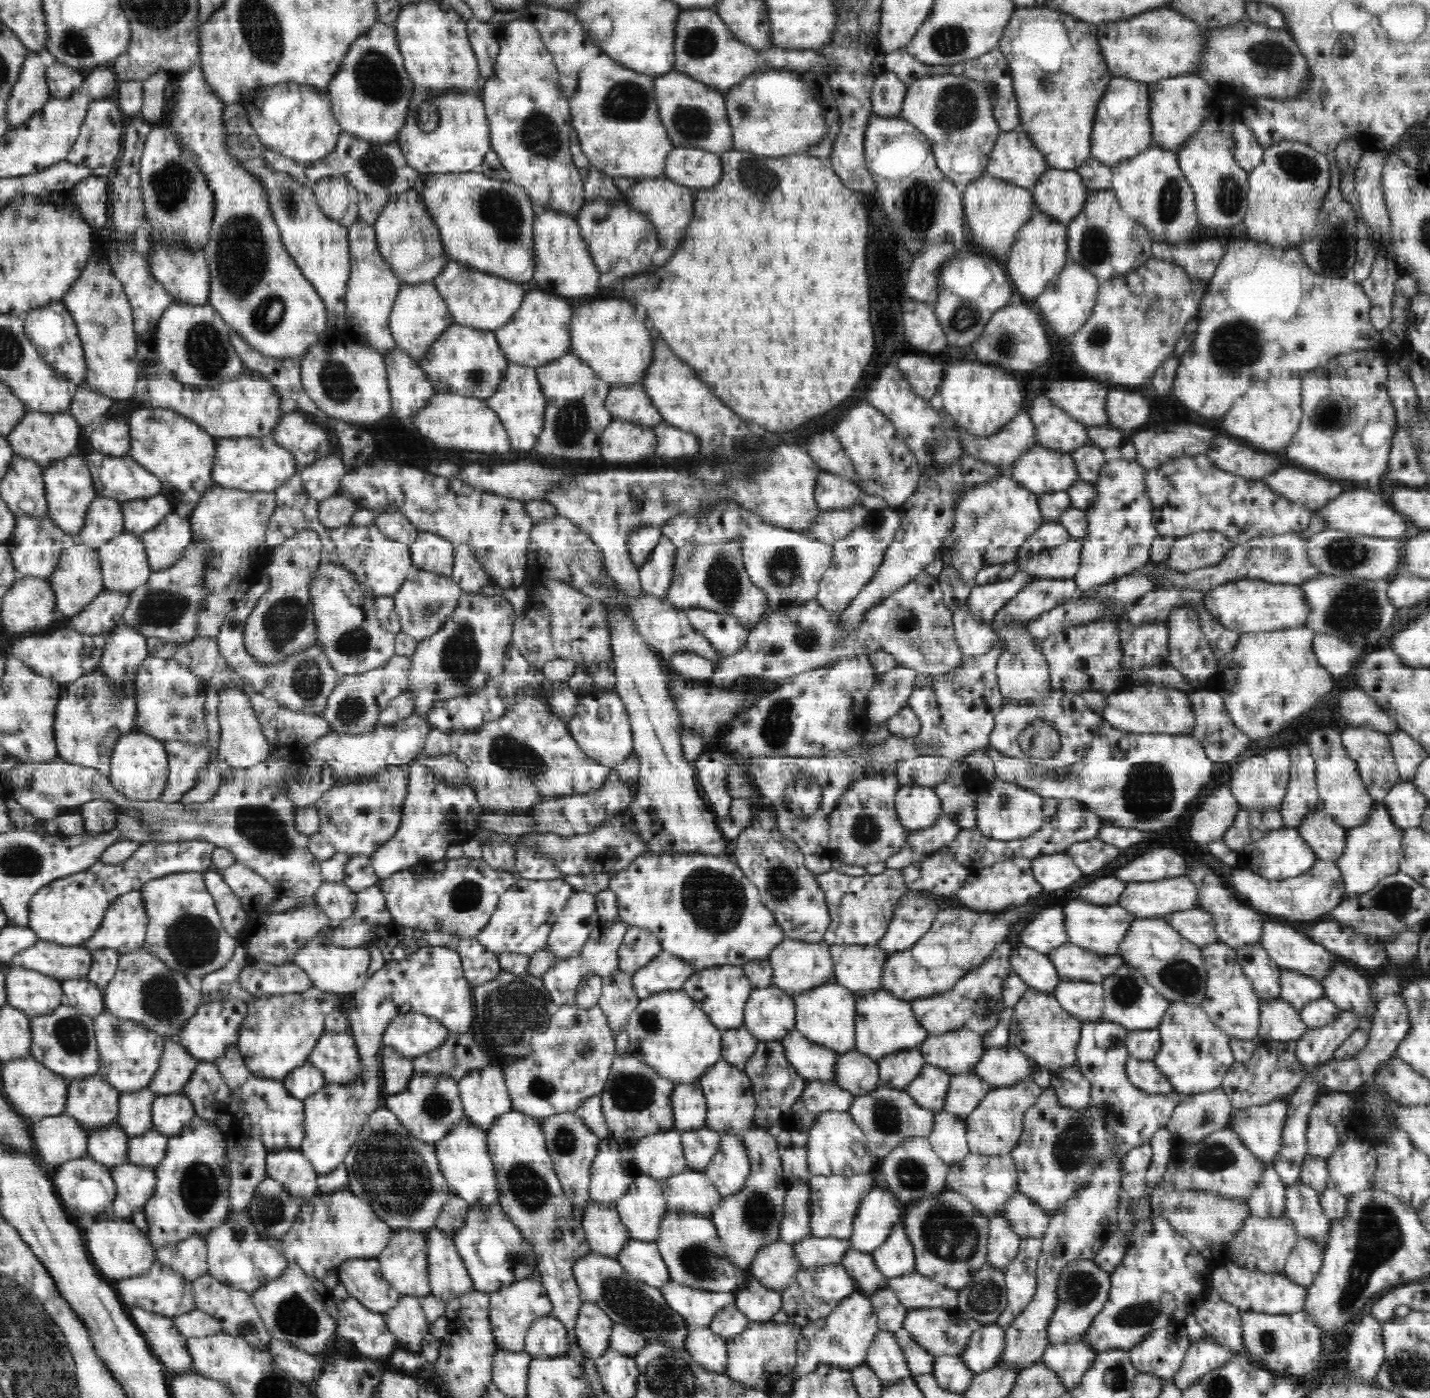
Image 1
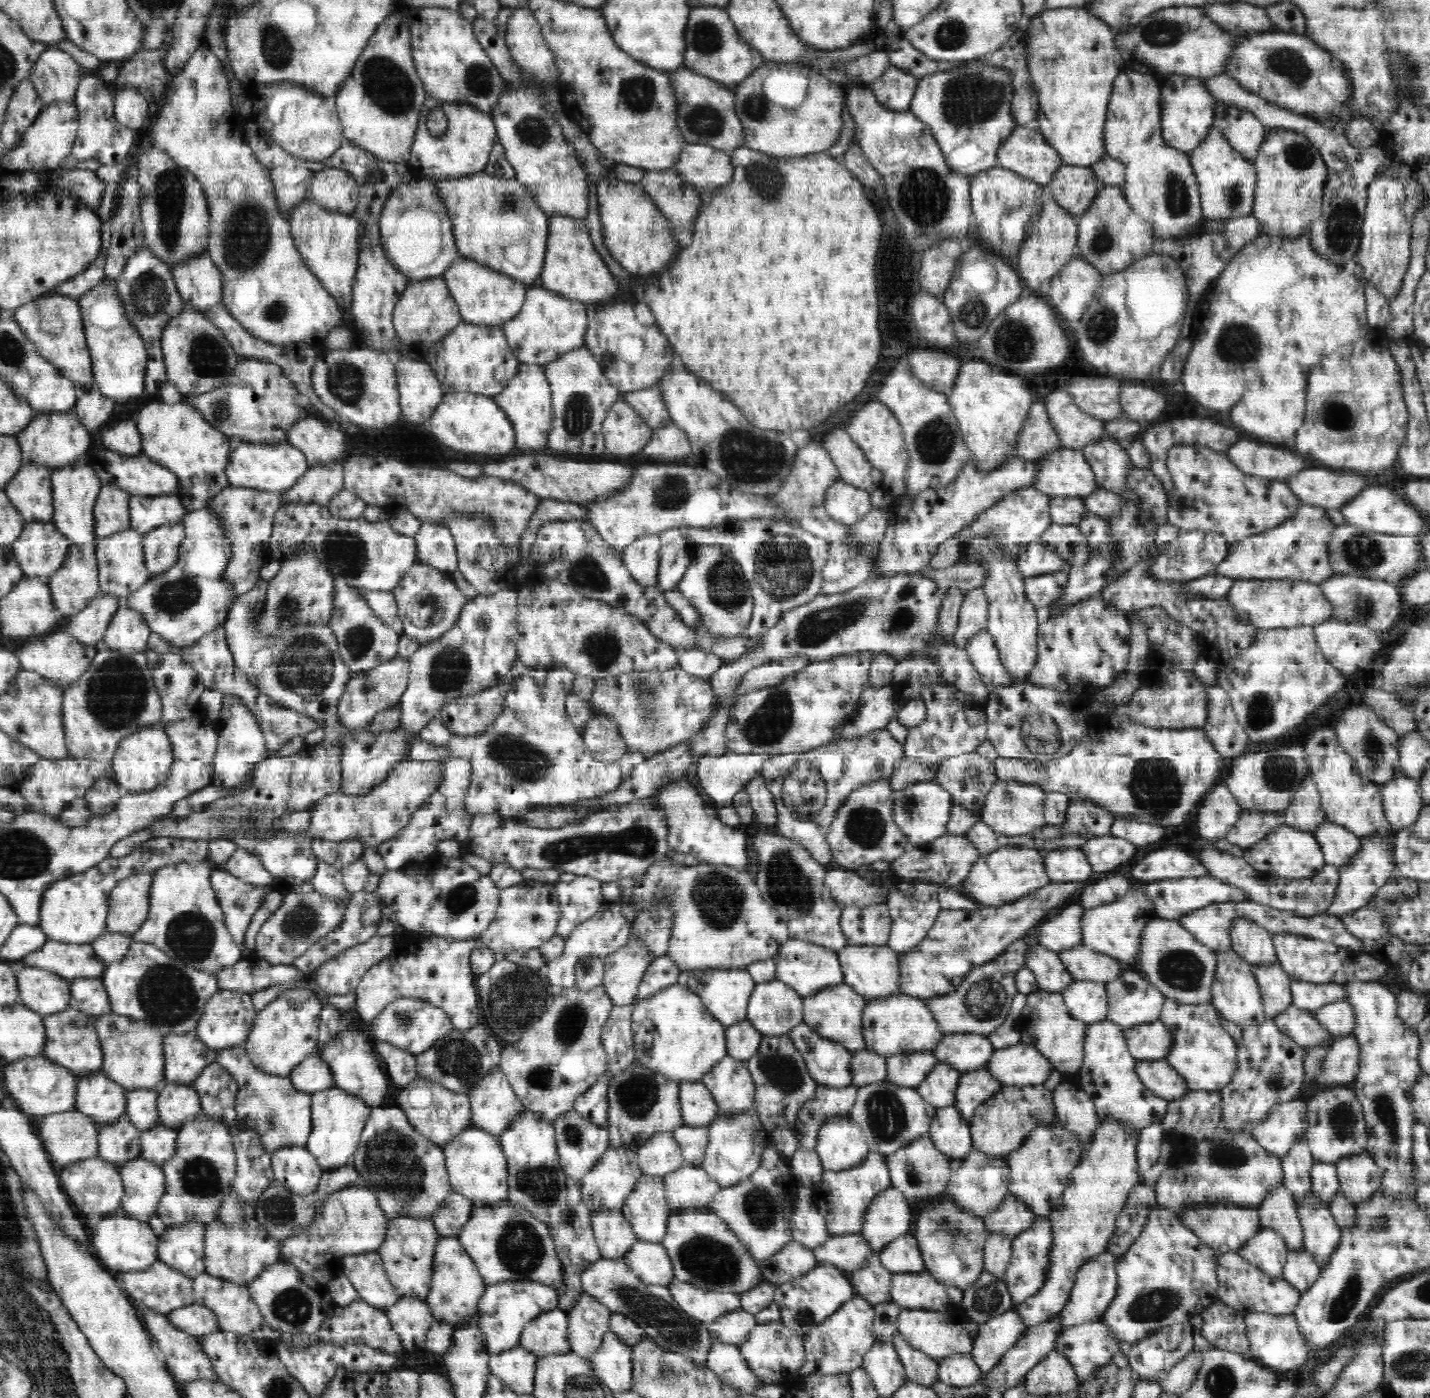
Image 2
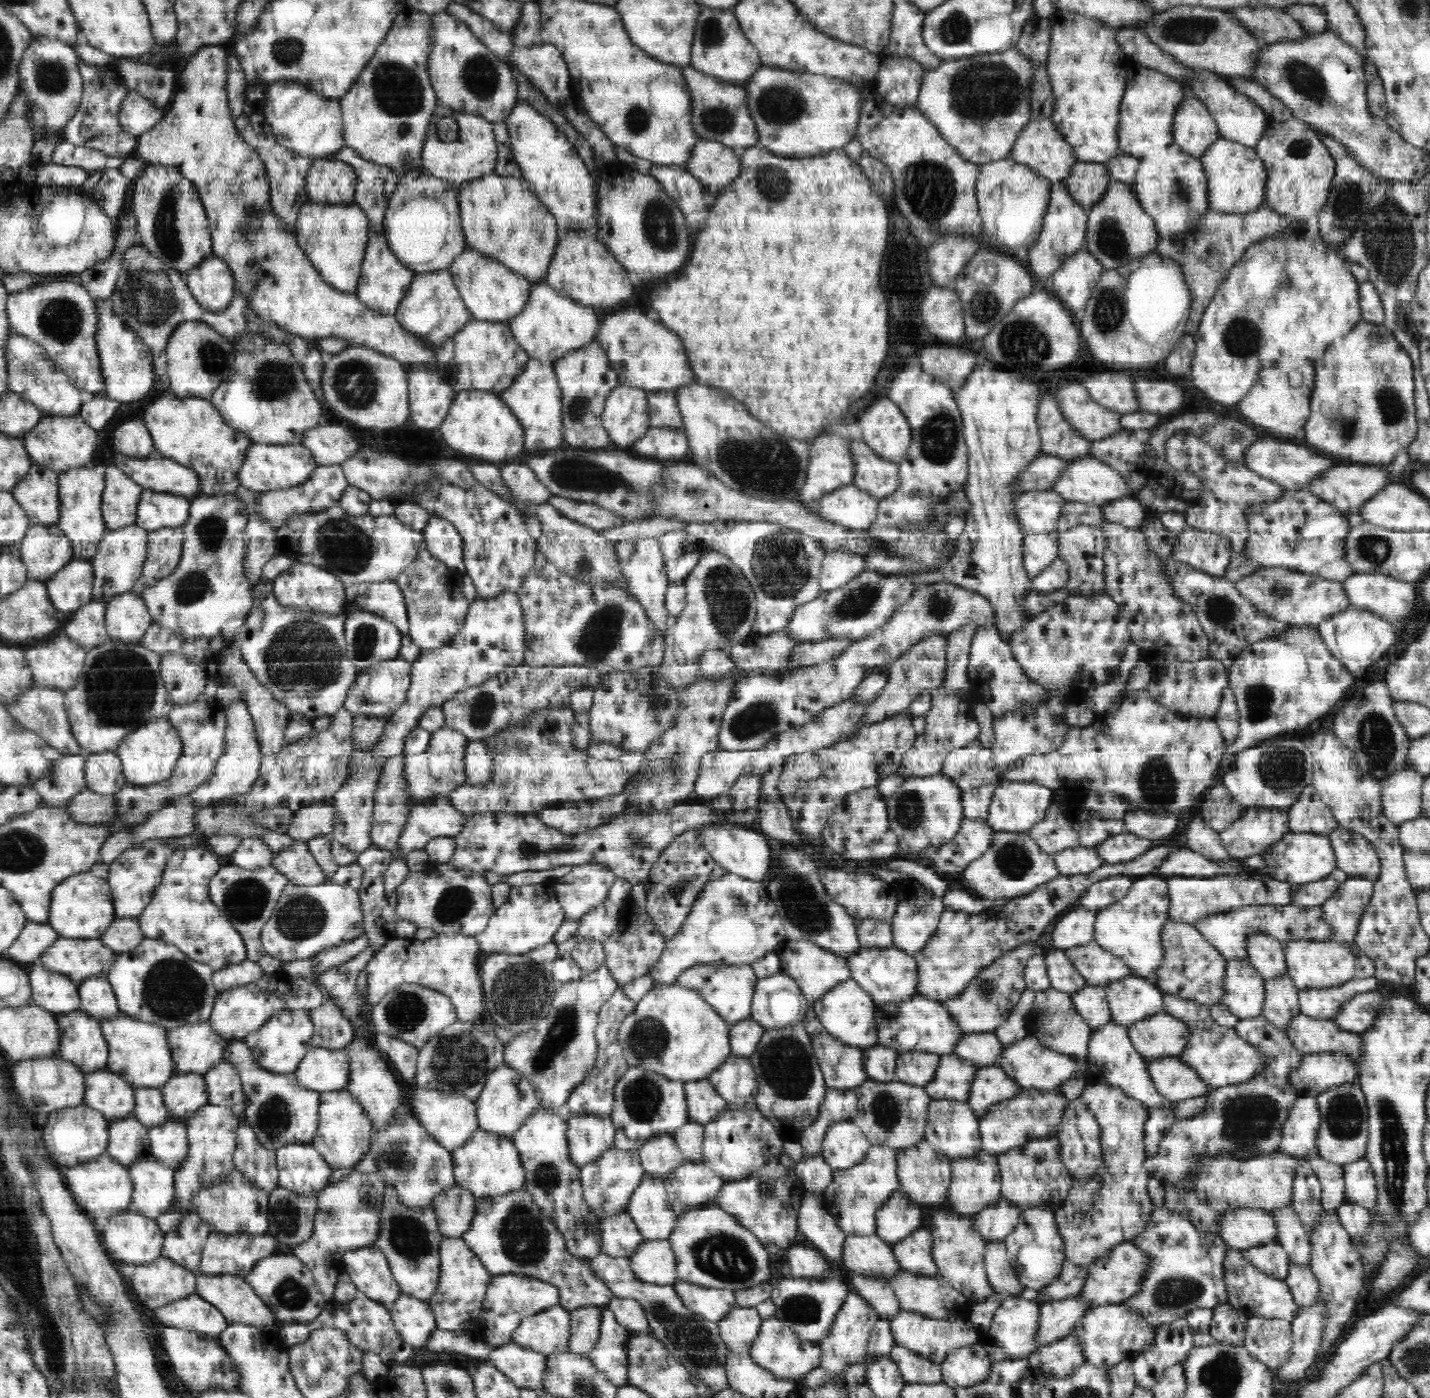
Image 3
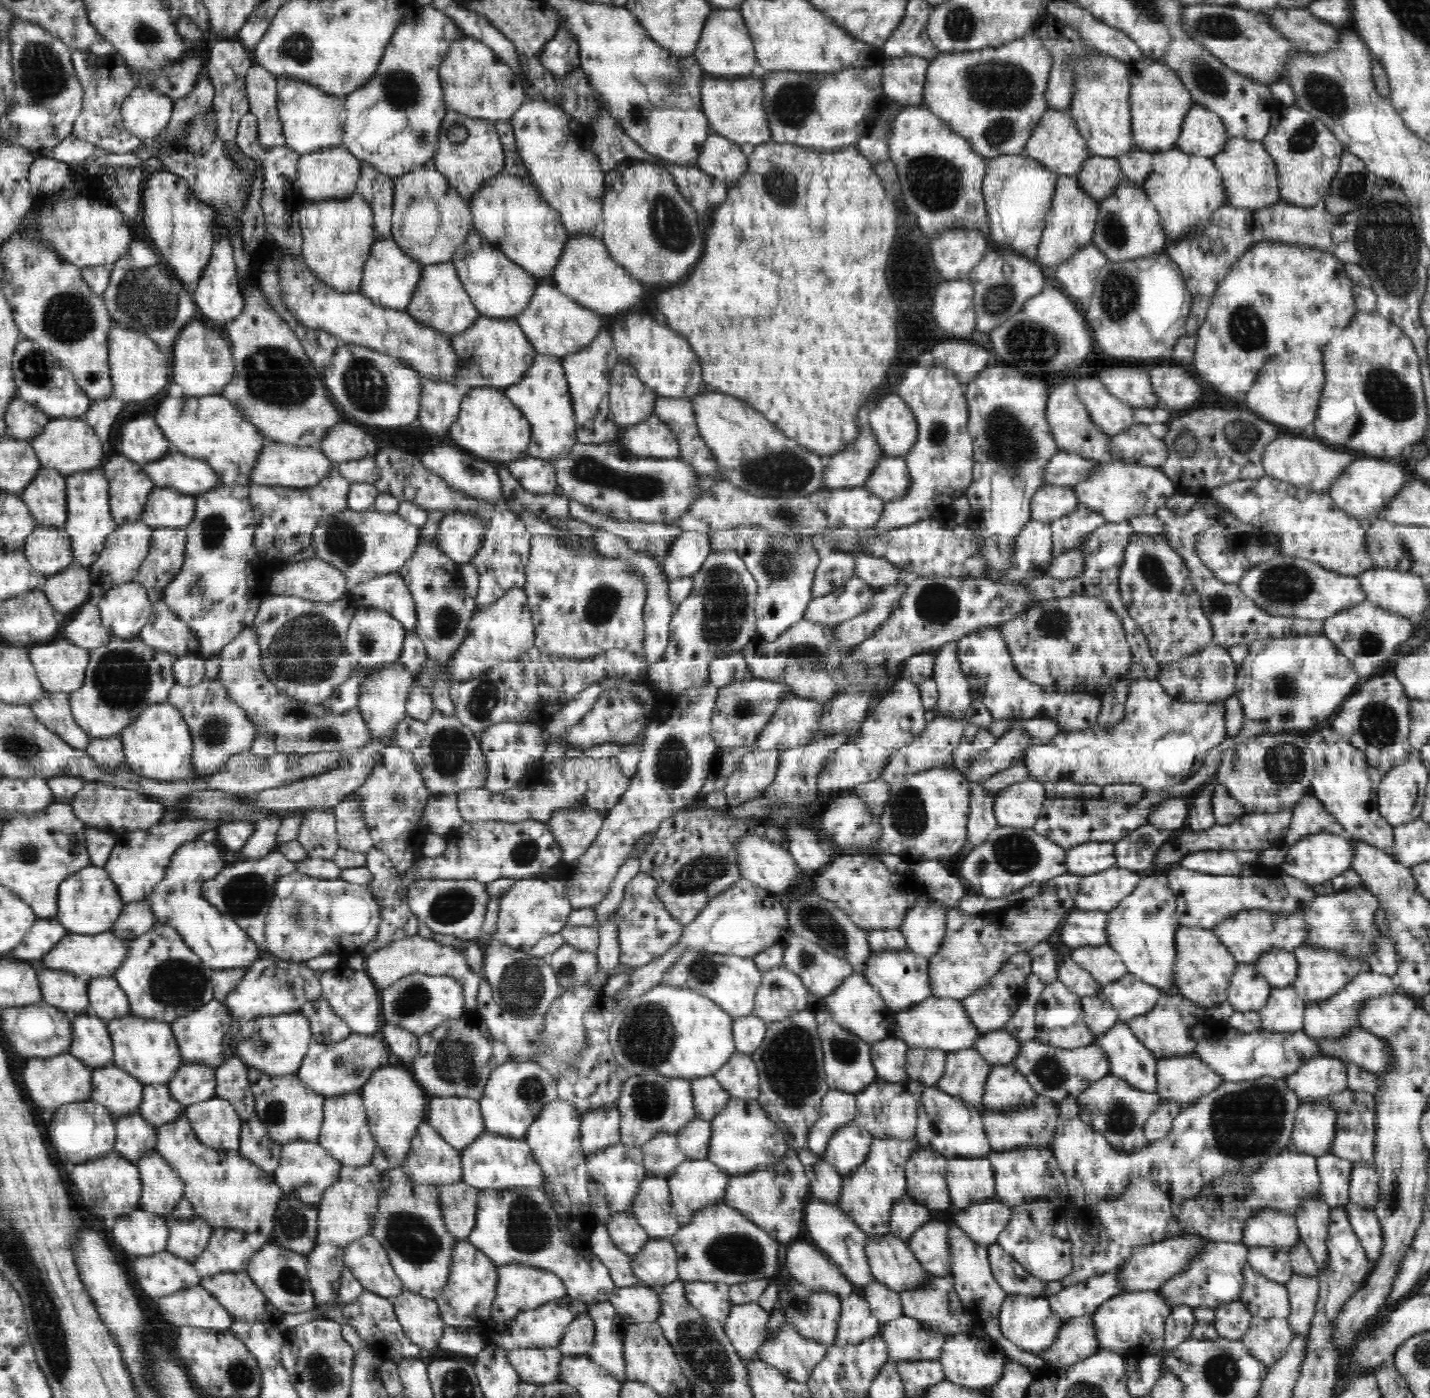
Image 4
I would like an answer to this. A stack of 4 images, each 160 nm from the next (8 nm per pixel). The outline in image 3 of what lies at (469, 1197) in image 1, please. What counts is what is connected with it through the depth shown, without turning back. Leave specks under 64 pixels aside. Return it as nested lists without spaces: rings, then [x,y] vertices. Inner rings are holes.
[[[479,1129],[466,1144],[452,1153],[455,1186],[469,1190],[477,1200],[488,1196],[504,1195],[518,1190],[524,1184],[520,1155],[507,1136],[496,1135]]]

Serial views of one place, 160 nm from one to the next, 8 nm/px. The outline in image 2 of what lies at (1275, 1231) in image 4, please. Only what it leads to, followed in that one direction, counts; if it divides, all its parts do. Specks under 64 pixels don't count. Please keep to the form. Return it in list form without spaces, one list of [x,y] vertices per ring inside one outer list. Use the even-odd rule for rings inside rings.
[[[1223,1204],[1187,1207],[1191,1207],[1191,1209],[1184,1209],[1177,1213],[1181,1223],[1189,1228],[1200,1239],[1202,1244],[1211,1248],[1217,1257],[1220,1254],[1226,1254],[1226,1252],[1239,1251],[1244,1243],[1249,1241],[1261,1228],[1256,1207]]]

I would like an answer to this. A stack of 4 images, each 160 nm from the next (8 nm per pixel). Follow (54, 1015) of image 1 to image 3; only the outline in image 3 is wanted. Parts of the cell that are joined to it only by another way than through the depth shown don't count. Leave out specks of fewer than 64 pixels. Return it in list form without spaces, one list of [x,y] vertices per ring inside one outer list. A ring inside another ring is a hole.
[[[73,1011],[56,1014],[56,1023],[60,1029],[60,1046],[58,1046],[55,1054],[66,1061],[70,1061],[70,1063],[74,1063],[84,1074],[106,1068],[109,1050],[101,1030],[101,1020],[94,1019],[81,1011]]]

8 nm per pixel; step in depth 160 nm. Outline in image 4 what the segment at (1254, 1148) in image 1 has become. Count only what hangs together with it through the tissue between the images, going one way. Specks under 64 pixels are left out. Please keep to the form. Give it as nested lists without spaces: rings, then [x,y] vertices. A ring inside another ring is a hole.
[[[1326,1097],[1302,1102],[1298,1107],[1291,1149],[1302,1154],[1322,1156],[1334,1144],[1336,1113]]]

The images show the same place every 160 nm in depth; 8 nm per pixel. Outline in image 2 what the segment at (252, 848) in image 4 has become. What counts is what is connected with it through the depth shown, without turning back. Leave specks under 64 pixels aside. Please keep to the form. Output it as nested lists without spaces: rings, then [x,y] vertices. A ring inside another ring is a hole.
[[[237,848],[236,852],[225,863],[227,871],[252,886],[274,883],[272,875],[263,867],[259,856],[256,856],[253,852]]]

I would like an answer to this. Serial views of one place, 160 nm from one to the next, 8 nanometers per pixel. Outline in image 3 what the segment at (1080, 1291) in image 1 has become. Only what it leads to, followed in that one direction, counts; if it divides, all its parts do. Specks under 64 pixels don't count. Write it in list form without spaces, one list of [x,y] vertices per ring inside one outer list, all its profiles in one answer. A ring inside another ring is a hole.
[[[1131,1241],[1117,1244],[1110,1252],[1101,1259],[1095,1260],[1090,1264],[1086,1278],[1086,1284],[1078,1294],[1087,1302],[1090,1309],[1096,1306],[1106,1306],[1106,1304],[1116,1304],[1134,1296],[1142,1286],[1142,1276],[1149,1267],[1149,1258]]]

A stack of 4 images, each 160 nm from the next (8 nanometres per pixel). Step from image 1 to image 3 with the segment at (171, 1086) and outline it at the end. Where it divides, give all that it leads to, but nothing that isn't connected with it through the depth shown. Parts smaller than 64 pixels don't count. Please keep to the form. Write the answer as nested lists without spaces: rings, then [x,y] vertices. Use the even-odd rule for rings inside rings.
[[[210,1020],[199,1024],[180,1026],[180,1028],[174,1028],[167,1032],[167,1044],[176,1074],[198,1074],[203,1076],[210,1068],[214,1068],[216,1064],[223,1061],[225,1048],[230,1042],[224,1040],[222,1036],[216,1035],[210,1029],[208,1022]]]

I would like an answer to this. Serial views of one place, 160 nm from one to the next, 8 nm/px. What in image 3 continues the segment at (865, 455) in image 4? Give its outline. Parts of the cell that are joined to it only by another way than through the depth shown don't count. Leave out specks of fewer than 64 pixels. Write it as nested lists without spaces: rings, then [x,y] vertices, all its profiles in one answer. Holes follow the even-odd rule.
[[[838,434],[832,436],[820,435],[809,444],[809,463],[806,471],[806,480],[797,500],[807,508],[818,504],[818,500],[825,494],[841,486],[852,485],[854,478],[854,461],[850,454],[851,440],[842,438]]]

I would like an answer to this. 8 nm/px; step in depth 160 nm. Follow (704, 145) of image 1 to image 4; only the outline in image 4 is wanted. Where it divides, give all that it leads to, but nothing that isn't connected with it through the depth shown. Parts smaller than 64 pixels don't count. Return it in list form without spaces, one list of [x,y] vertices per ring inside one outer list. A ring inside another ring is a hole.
[[[759,71],[744,78],[720,78],[708,75],[702,79],[700,87],[702,109],[712,133],[725,136],[747,150],[771,140],[770,127],[762,103],[762,77]]]

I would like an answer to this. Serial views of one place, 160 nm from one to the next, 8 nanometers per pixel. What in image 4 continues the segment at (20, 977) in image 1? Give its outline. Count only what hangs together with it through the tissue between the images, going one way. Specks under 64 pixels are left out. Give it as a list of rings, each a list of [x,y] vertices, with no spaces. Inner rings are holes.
[[[62,969],[38,972],[42,1003],[62,1009],[69,1015],[83,1014],[90,1002],[88,999],[89,980]]]

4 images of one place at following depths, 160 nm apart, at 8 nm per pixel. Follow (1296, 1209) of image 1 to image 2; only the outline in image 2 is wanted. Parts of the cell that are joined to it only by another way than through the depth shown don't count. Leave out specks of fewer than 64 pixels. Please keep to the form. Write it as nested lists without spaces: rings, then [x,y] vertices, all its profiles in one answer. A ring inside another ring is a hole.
[[[1312,1192],[1304,1195],[1301,1201],[1297,1201],[1298,1218],[1303,1228],[1303,1248],[1310,1253],[1320,1268],[1330,1260],[1330,1255],[1337,1249],[1342,1228],[1337,1225],[1330,1212],[1327,1202],[1316,1198]]]

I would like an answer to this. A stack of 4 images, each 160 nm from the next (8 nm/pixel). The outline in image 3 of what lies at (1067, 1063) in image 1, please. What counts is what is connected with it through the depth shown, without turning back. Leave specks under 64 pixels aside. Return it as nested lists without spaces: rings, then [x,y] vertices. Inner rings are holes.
[[[1052,987],[1036,992],[1034,1008],[1028,1014],[1027,1022],[1031,1036],[1045,1048],[1074,1058],[1074,1061],[1086,1060],[1093,1029],[1076,1013],[1070,993]]]

